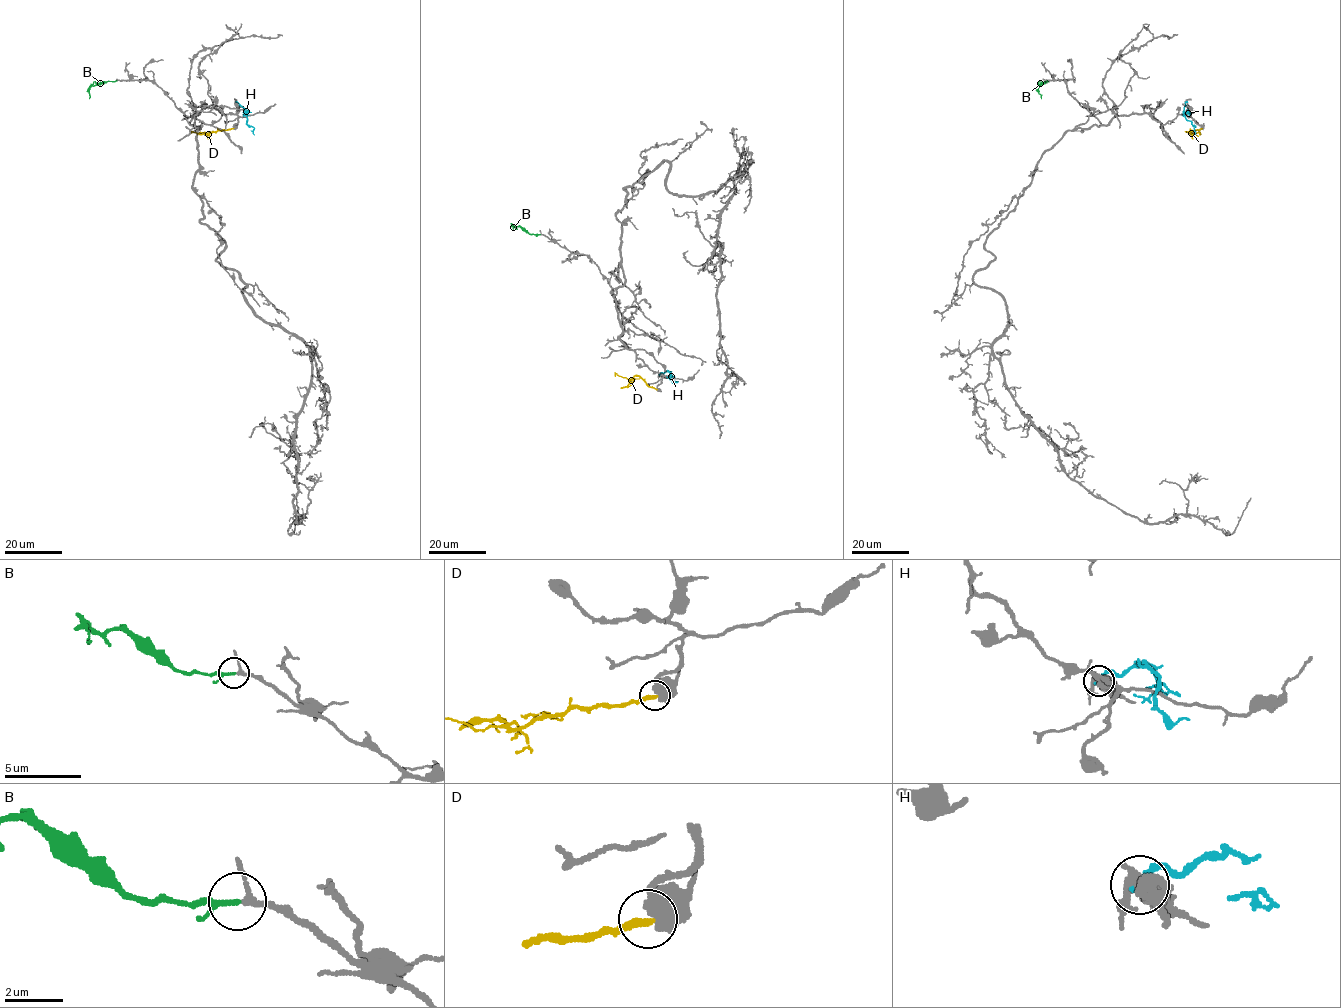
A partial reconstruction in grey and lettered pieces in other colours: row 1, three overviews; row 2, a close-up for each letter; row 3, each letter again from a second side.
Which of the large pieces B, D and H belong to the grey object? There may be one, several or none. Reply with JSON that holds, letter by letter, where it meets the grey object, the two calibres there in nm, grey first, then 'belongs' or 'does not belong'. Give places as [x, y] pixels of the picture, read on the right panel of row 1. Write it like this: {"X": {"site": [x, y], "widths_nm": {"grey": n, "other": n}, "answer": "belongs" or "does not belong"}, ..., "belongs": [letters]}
{"B": {"site": [1047, 80], "widths_nm": {"grey": 190, "other": 180}, "answer": "belongs"}, "D": {"site": [1201, 128], "widths_nm": {"grey": 480, "other": 240}, "answer": "does not belong"}, "H": {"site": [1187, 101], "widths_nm": {"grey": 360, "other": 240}, "answer": "does not belong"}, "belongs": ["B"]}

